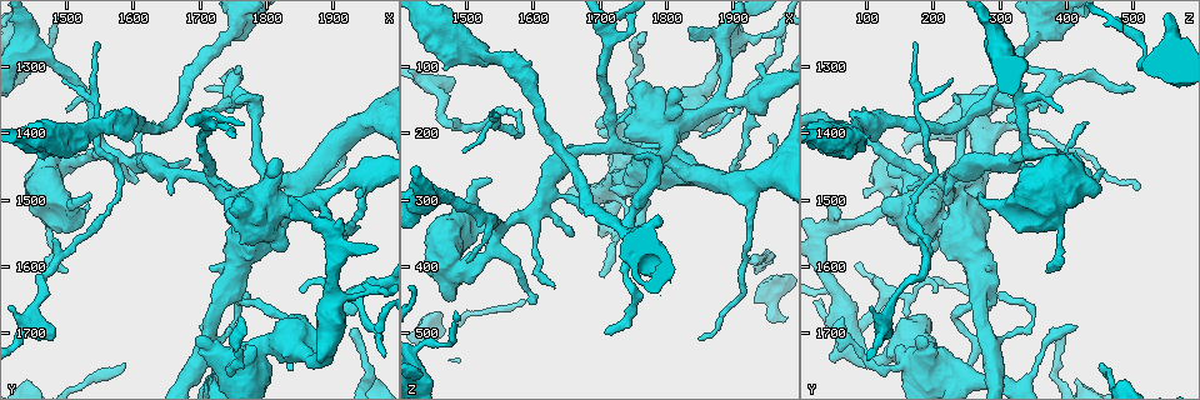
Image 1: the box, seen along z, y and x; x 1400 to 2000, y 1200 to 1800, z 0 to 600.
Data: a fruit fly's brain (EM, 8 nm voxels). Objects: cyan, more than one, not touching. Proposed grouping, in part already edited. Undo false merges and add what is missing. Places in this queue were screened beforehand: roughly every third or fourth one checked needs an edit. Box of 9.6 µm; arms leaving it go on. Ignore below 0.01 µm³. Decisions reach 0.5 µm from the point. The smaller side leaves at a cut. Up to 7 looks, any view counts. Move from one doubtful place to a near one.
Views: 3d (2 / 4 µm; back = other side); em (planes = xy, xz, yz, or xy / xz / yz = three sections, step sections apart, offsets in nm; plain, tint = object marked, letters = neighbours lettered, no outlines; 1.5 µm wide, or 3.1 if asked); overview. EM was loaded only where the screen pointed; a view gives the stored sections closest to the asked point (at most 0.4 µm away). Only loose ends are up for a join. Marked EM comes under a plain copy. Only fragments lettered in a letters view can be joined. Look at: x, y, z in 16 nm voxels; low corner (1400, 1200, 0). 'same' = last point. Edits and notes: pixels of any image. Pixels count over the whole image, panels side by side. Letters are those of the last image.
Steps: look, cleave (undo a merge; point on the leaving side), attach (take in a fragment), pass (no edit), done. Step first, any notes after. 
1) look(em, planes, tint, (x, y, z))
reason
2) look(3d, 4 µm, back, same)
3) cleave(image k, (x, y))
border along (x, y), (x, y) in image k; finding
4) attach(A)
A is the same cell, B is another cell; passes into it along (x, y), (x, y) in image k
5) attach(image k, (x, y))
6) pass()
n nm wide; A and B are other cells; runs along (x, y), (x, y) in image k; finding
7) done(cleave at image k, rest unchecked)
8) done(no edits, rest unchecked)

look(3d, 2 µm, (1835, 1495, 35))
an open end

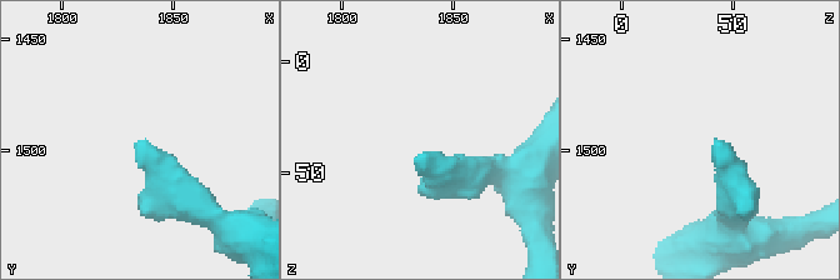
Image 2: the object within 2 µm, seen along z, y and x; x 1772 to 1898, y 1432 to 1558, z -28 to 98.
look(em, yz, step 4, letters, (1836, 1497, 41))
shape alone is not enough

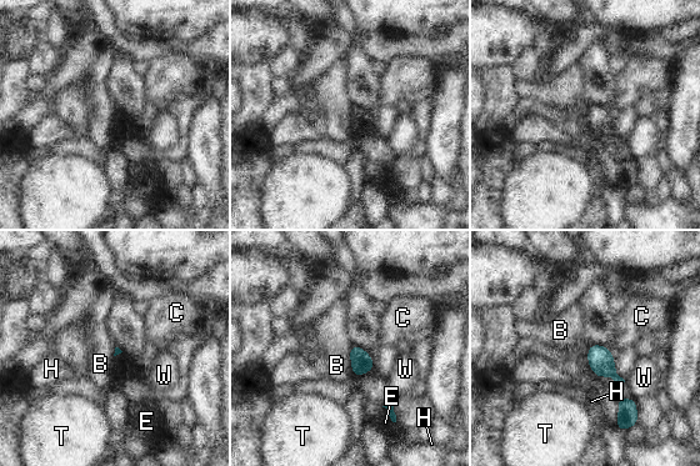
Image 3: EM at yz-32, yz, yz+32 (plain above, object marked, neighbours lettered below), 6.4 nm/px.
look(em, planes, letters, same)
another direction

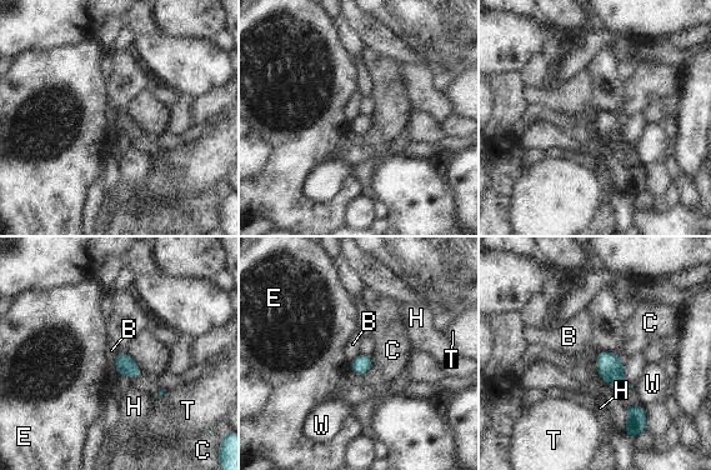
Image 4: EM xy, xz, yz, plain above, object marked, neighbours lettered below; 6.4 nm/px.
pass()
B, C, E, H, T and W are other cells; border along (118, 351), (115, 355), (116, 375) in image 4; none of them fits

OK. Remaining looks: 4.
look(em, xz, step 8, letters, (1935, 1495, 95))
an open end

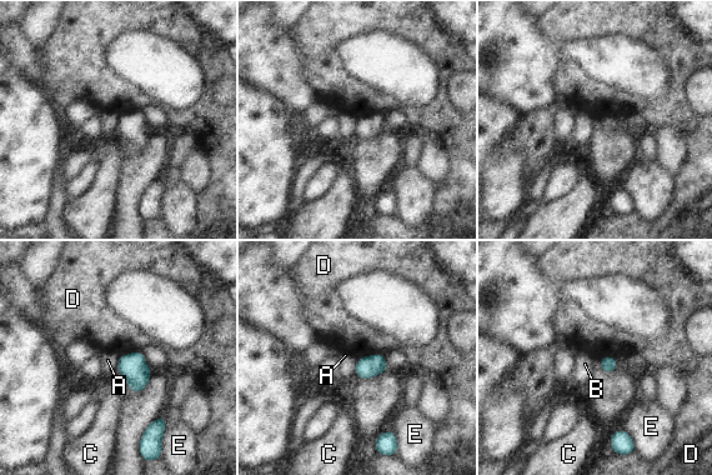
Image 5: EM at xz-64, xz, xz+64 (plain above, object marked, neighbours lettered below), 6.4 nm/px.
look(em, planes, letters, same)

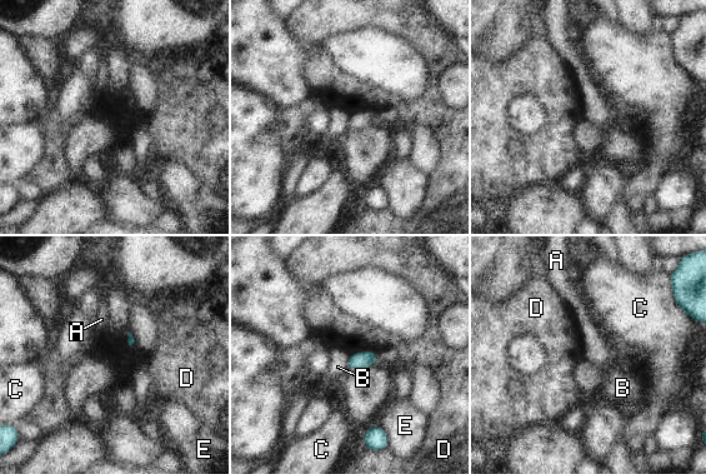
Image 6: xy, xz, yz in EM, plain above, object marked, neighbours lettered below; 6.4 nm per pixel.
pass()
A, B, C, D and E are other cells; border along (375, 352), (356, 352), (349, 355) in image 6; none of them fits

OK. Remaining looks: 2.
look(em, planes, letters, (1500, 1610, 370))
thin end

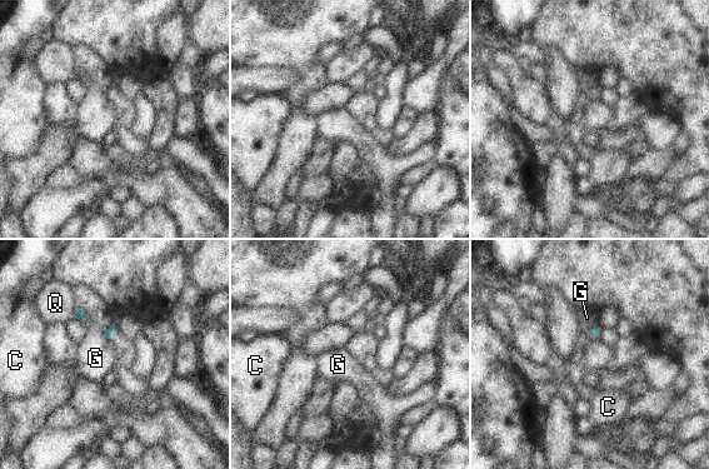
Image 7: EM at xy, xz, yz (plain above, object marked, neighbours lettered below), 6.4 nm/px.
pass()
G touches over 130 nm; C, G and Q are other cells; border along (76, 308), (83, 313), (85, 325) in image 7; none of them fits

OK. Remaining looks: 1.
done(no edits, rest unchecked)

